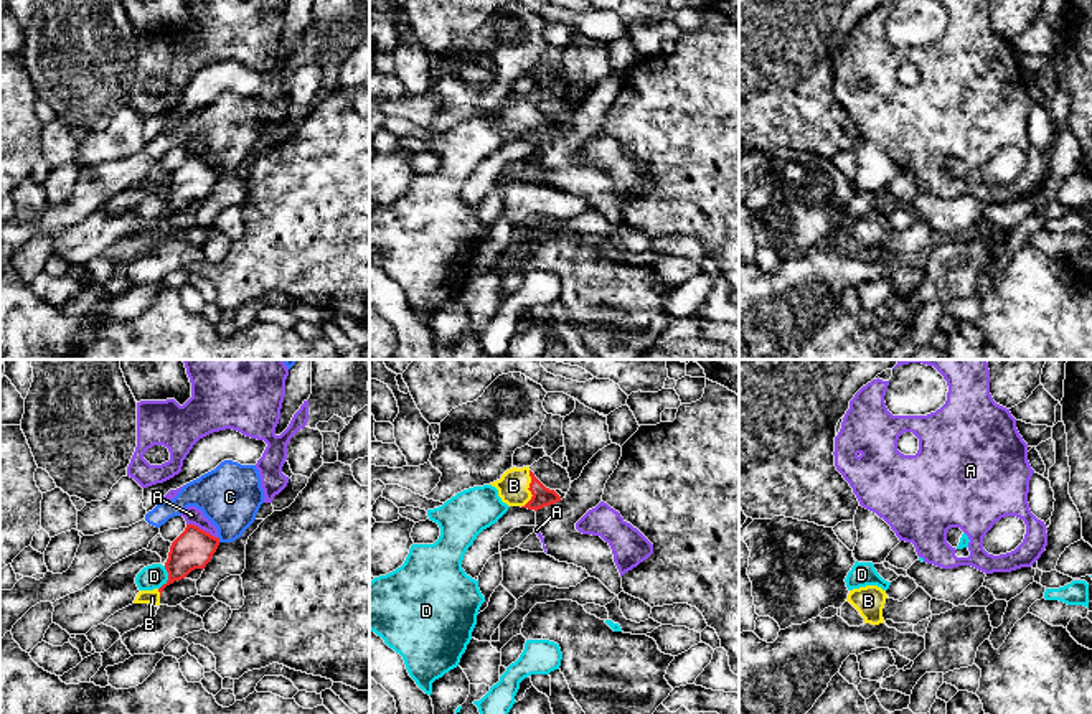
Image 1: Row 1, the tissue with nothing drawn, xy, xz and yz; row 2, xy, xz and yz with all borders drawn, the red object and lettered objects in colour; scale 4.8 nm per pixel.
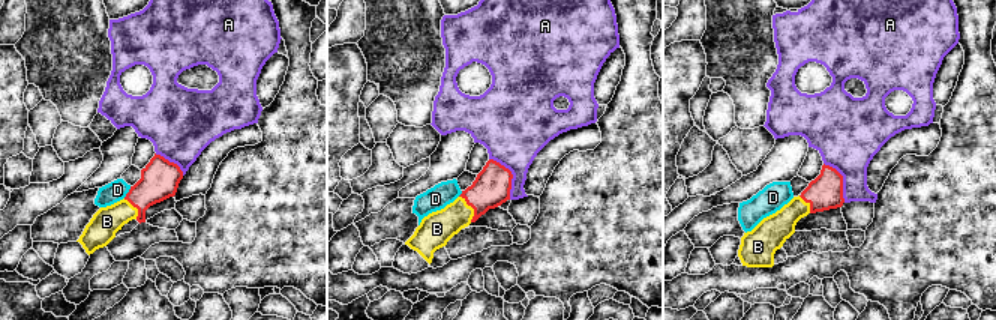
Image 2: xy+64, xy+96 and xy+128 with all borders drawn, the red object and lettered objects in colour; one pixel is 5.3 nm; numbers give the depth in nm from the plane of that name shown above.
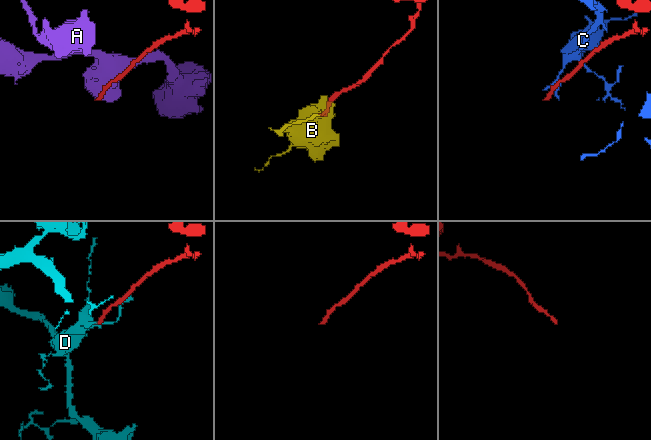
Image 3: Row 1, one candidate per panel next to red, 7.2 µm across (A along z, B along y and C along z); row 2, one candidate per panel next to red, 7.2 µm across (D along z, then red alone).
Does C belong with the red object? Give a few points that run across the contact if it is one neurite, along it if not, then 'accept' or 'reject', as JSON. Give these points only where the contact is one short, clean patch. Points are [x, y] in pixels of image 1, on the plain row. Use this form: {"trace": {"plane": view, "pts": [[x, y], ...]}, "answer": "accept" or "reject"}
{"trace": {"plane": "xy", "pts": [[218, 167], [220, 172]]}, "answer": "reject"}

